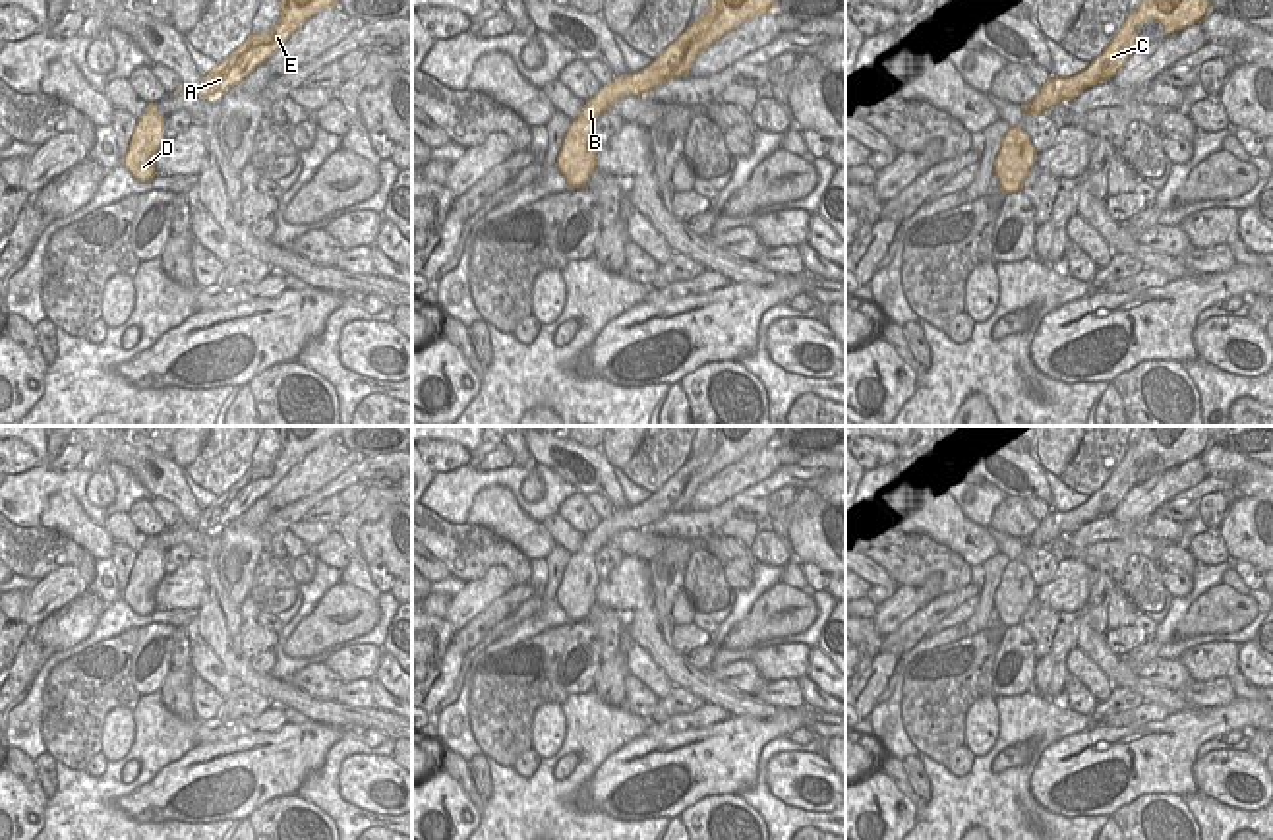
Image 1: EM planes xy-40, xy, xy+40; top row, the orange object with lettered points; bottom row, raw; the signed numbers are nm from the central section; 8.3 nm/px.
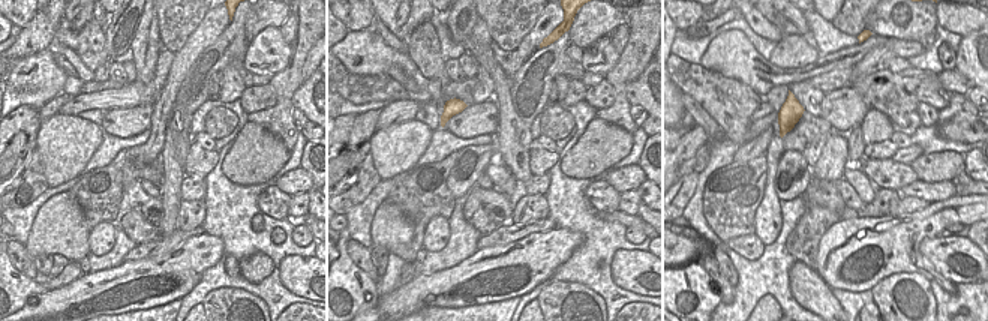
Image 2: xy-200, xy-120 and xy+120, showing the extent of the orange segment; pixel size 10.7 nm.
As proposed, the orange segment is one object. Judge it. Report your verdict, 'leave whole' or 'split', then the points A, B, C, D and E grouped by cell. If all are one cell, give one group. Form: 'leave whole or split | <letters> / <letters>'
leave whole | A B C D E

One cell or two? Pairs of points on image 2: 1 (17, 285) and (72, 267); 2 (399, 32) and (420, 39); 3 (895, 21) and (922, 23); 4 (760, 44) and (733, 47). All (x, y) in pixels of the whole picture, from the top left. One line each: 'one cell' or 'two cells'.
1: one cell
2: two cells
3: one cell
4: two cells

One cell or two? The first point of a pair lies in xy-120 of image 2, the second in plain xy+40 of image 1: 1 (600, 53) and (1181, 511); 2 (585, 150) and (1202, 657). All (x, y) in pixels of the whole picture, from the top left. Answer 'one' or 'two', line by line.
1: one
2: two

